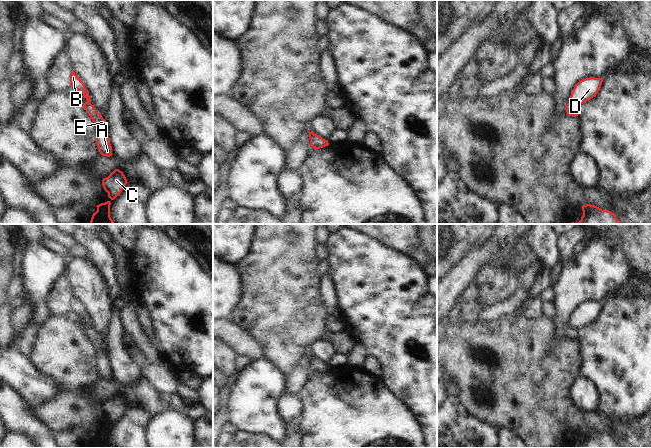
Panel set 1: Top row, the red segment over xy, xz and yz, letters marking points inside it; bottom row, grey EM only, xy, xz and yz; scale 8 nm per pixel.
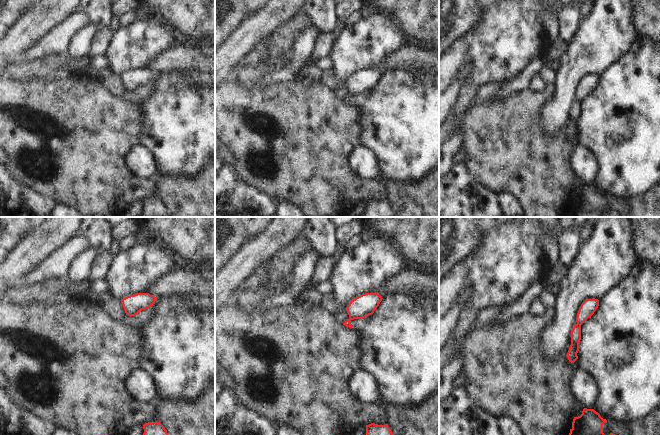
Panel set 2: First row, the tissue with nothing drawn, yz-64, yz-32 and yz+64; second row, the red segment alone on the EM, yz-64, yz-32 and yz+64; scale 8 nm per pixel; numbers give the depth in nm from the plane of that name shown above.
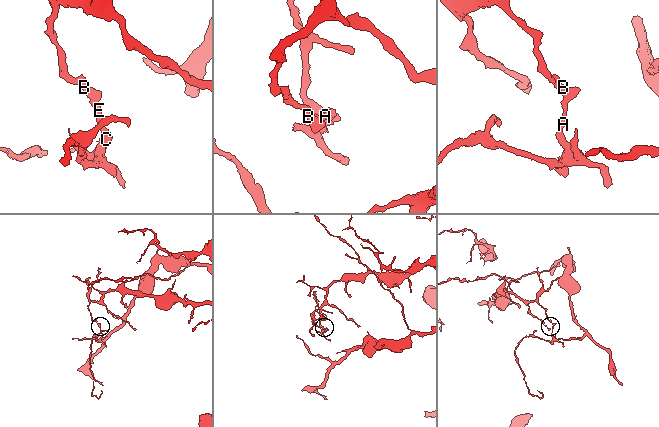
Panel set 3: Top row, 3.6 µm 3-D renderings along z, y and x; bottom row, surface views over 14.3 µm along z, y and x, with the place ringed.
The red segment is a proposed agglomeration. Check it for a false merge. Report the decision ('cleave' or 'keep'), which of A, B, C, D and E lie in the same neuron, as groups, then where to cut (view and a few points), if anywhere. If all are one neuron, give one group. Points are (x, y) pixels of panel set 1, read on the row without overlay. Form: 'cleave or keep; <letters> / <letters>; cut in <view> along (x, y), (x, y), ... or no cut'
cleave; A C E / B D; cut in yz along (569, 326), (576, 330)

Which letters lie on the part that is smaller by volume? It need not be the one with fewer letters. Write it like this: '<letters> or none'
A, C, E

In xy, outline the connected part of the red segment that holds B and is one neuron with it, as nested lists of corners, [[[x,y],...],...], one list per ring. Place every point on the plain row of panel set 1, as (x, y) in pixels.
[[[72,295],[70,299],[70,310],[80,315],[87,323],[87,326],[91,326],[89,317],[86,314],[84,307],[78,302],[74,295]]]

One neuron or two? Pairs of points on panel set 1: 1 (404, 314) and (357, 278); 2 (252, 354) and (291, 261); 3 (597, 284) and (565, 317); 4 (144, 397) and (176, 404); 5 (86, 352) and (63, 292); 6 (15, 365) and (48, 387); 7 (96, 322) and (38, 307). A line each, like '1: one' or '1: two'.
1: one
2: two
3: one
4: two
5: two
6: one
7: two

